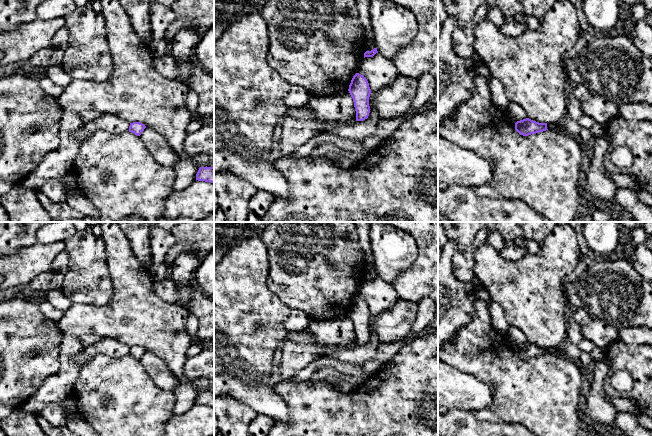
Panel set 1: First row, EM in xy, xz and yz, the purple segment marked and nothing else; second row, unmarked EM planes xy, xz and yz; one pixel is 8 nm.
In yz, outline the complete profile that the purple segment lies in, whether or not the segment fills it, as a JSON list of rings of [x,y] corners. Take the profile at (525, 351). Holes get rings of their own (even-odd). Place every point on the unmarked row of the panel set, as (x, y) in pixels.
[[[529,342],[517,345],[515,347],[515,354],[523,360],[536,358],[548,354],[547,347],[539,347]]]

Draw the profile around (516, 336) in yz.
[[[509,326],[507,335],[514,345],[520,345],[528,342],[525,334],[517,327]]]

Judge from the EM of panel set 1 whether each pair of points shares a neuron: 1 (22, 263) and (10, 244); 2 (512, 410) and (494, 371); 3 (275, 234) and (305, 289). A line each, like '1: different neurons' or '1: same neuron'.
1: different neurons
2: same neuron
3: same neuron

